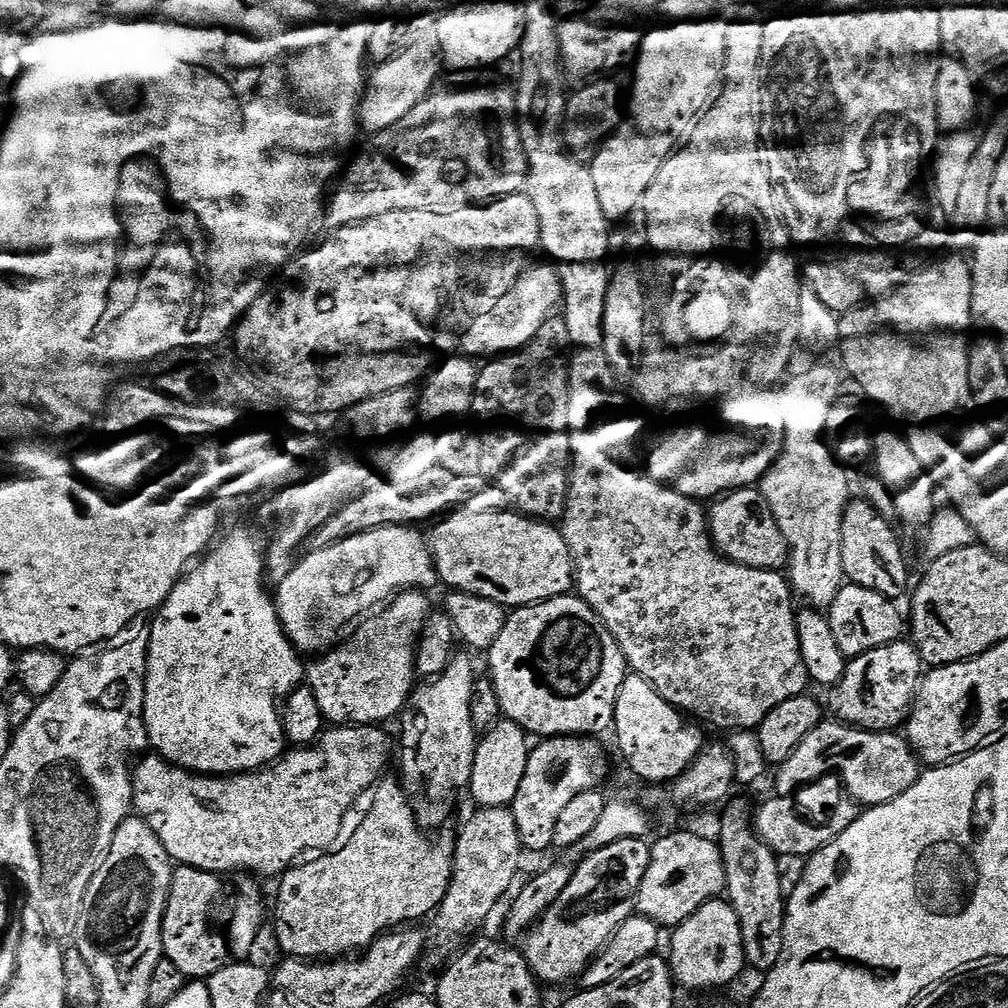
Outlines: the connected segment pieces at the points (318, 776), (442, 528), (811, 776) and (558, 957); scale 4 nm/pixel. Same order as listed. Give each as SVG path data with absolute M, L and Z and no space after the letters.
M370 724L332 726L321 734L314 743L309 744L308 747L293 747L291 750L285 751L284 755L276 763L268 765L267 768L258 768L254 772L237 772L230 776L205 776L195 772L188 772L184 768L177 768L175 764L170 763L169 760L164 759L159 754L144 756L140 760L140 765L135 765L132 774L132 802L134 812L141 820L145 820L148 823L150 830L154 830L154 834L158 834L158 842L162 842L162 846L166 846L168 857L177 865L185 864L186 866L194 866L198 870L206 870L207 872L215 872L217 874L240 871L248 872L244 874L255 874L257 877L273 876L273 878L279 878L301 859L299 856L303 852L316 854L321 850L331 849L341 839L340 827L343 826L344 819L348 816L348 811L355 806L356 799L368 787L371 789L385 775L384 767L392 760L392 744L394 748L394 740L393 737L391 740L384 731L385 729L383 727Z
M497 510L486 514L452 514L441 519L436 526L432 533L427 533L426 539L439 583L449 584L449 589L490 598L490 602L498 602L508 610L540 604L543 600L567 596L573 591L572 555L568 553L563 531L551 523L525 518L512 510Z
M822 722L776 769L775 795L792 796L806 784L833 774L844 781L853 800L860 806L885 804L910 790L920 781L922 761L907 739L895 731L867 732L843 722Z
M626 838L610 842L610 846L599 848L597 852L589 852L579 861L580 865L578 863L575 865L566 890L558 894L558 902L547 908L539 924L522 940L524 961L530 966L530 970L541 985L575 981L588 969L588 965L600 955L604 945L620 929L622 922L626 922L636 912L638 886L642 886L642 878L646 878L651 857L652 850L647 839Z

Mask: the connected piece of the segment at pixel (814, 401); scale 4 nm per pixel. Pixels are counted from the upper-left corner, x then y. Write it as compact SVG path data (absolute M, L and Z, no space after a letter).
M820 362L813 363L811 368L795 373L779 389L781 392L778 407L780 415L784 418L784 449L758 485L778 522L778 530L782 530L784 541L788 543L790 549L786 565L786 576L790 581L790 587L797 597L805 596L808 599L807 603L816 610L828 609L845 583L842 566L842 520L849 499L853 495L852 484L848 481L849 469L833 456L824 434L826 418L830 415L834 402L838 402L842 395L840 389L842 372L839 367L836 368Z

